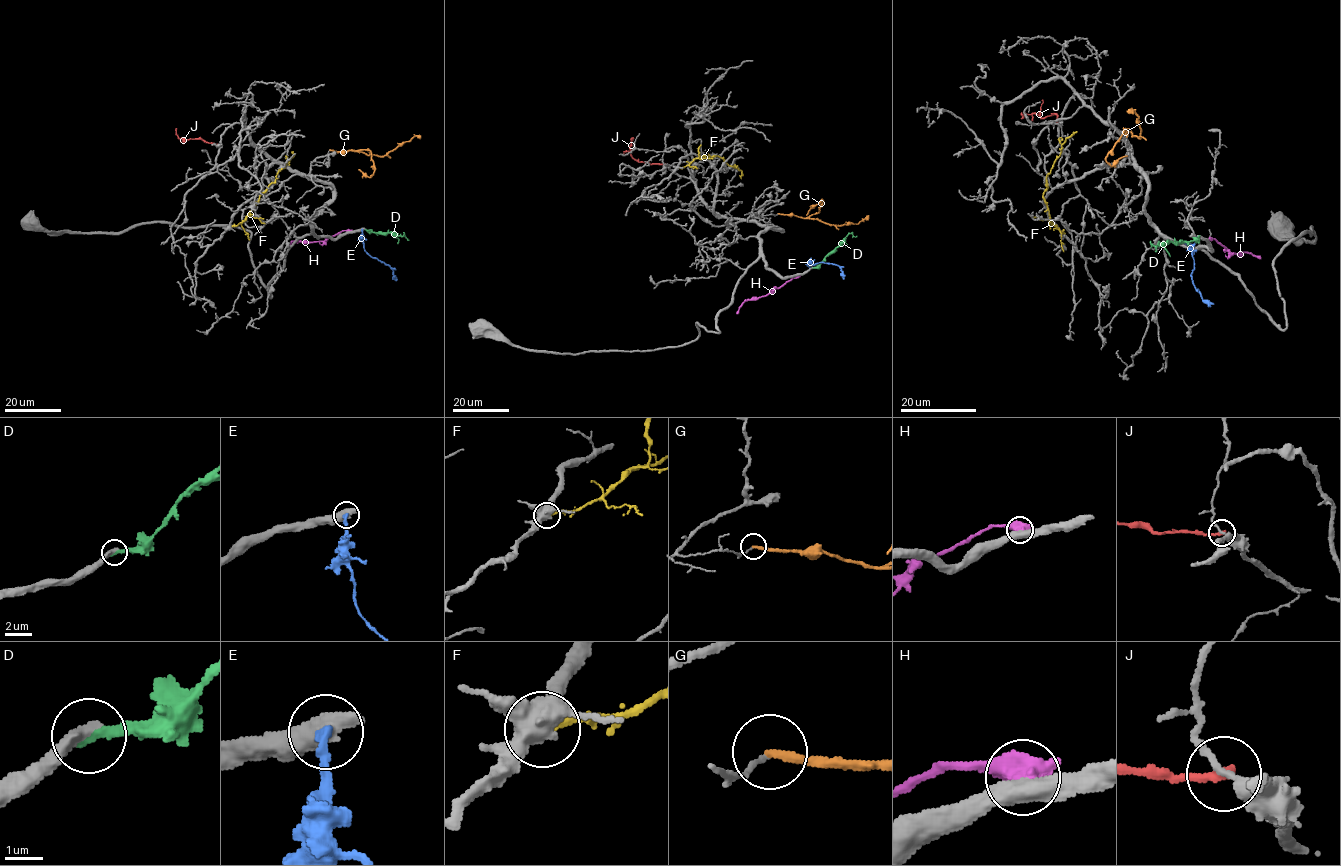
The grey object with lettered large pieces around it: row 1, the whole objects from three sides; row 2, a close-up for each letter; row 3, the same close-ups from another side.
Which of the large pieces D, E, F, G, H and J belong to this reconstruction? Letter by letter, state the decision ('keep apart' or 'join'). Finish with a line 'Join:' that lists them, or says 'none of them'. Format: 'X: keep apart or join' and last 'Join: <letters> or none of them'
D: keep apart
E: keep apart
F: keep apart
G: keep apart
H: keep apart
J: keep apart
Join: none of them

